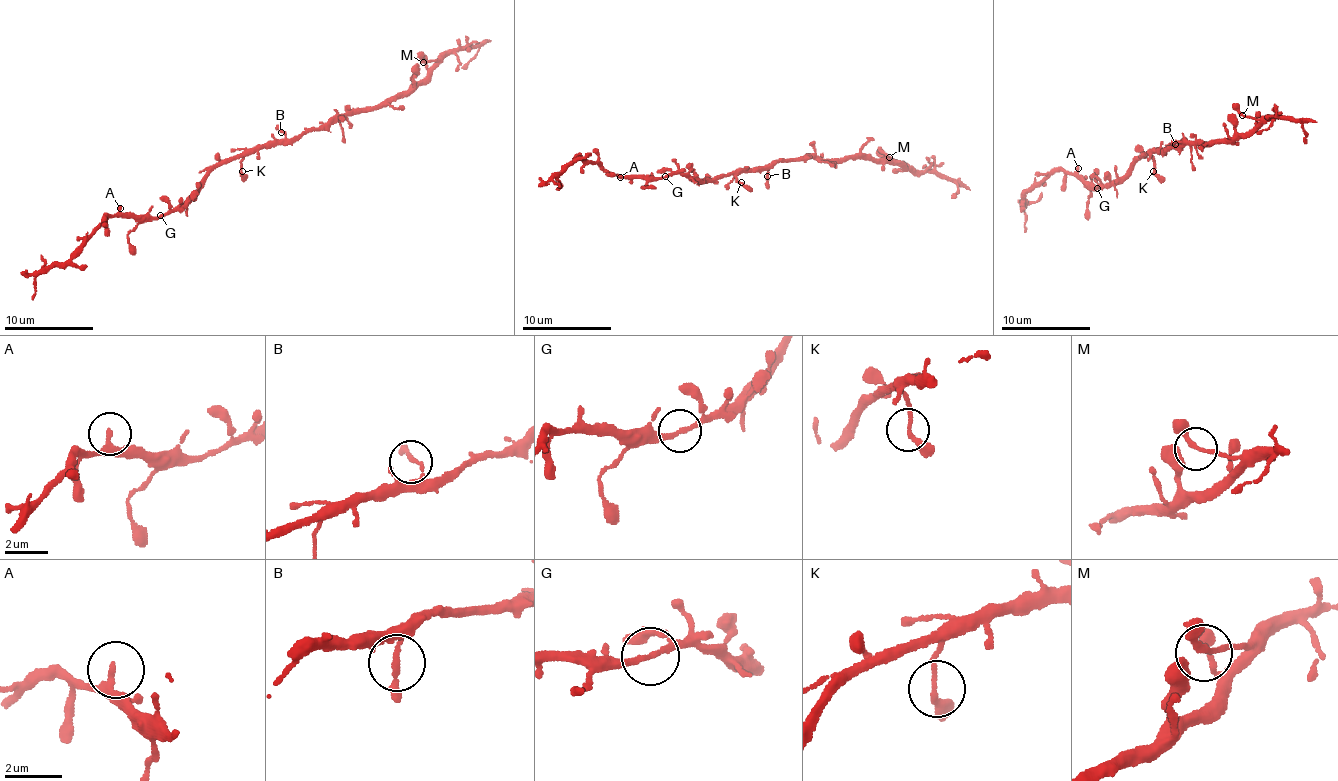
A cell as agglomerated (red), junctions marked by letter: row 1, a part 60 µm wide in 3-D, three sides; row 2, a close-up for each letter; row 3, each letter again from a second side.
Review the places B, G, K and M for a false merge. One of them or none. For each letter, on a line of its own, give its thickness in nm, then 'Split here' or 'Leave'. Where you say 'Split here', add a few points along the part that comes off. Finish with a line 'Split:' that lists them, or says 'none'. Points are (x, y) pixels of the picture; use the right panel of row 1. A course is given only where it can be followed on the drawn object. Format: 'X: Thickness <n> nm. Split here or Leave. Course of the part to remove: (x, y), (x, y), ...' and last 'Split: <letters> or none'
B: Thickness 160 nm. Leave
G: Thickness 200 nm. Leave
K: Thickness 190 nm. Leave
M: Thickness 190 nm. Leave
Split: none

